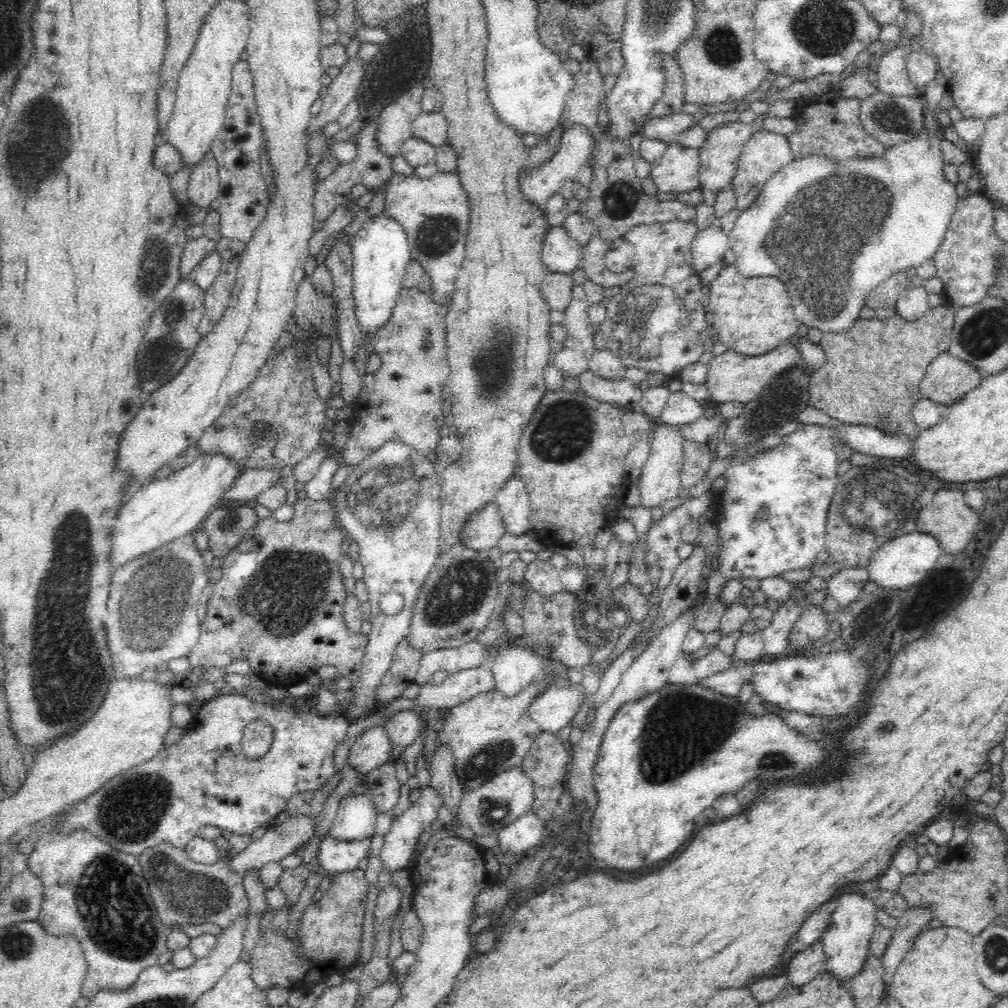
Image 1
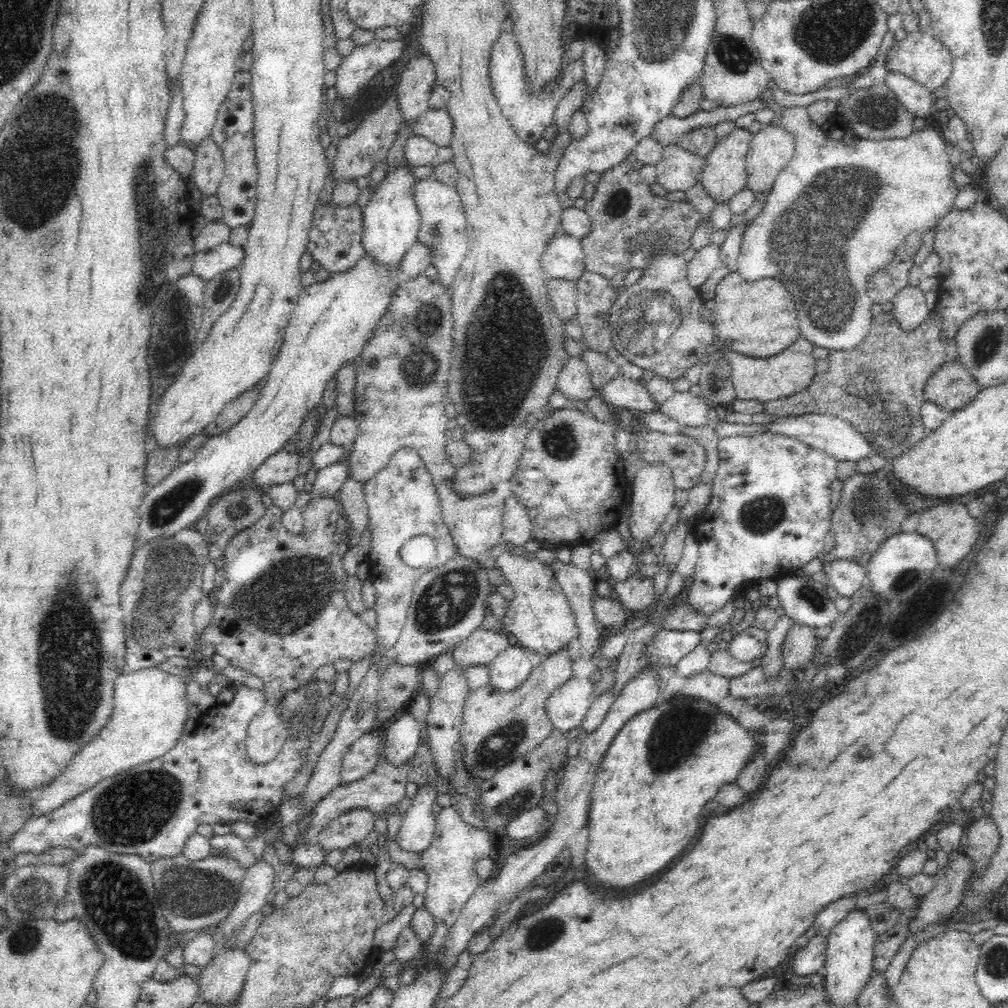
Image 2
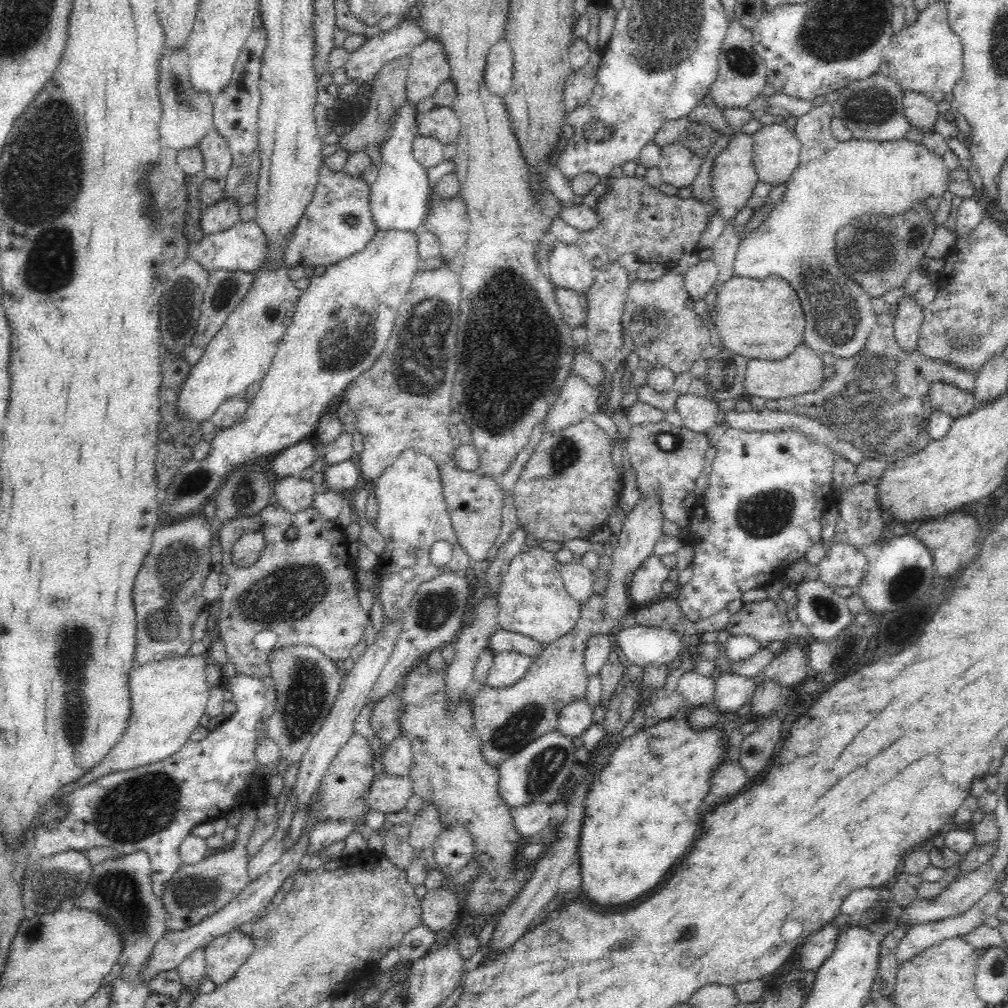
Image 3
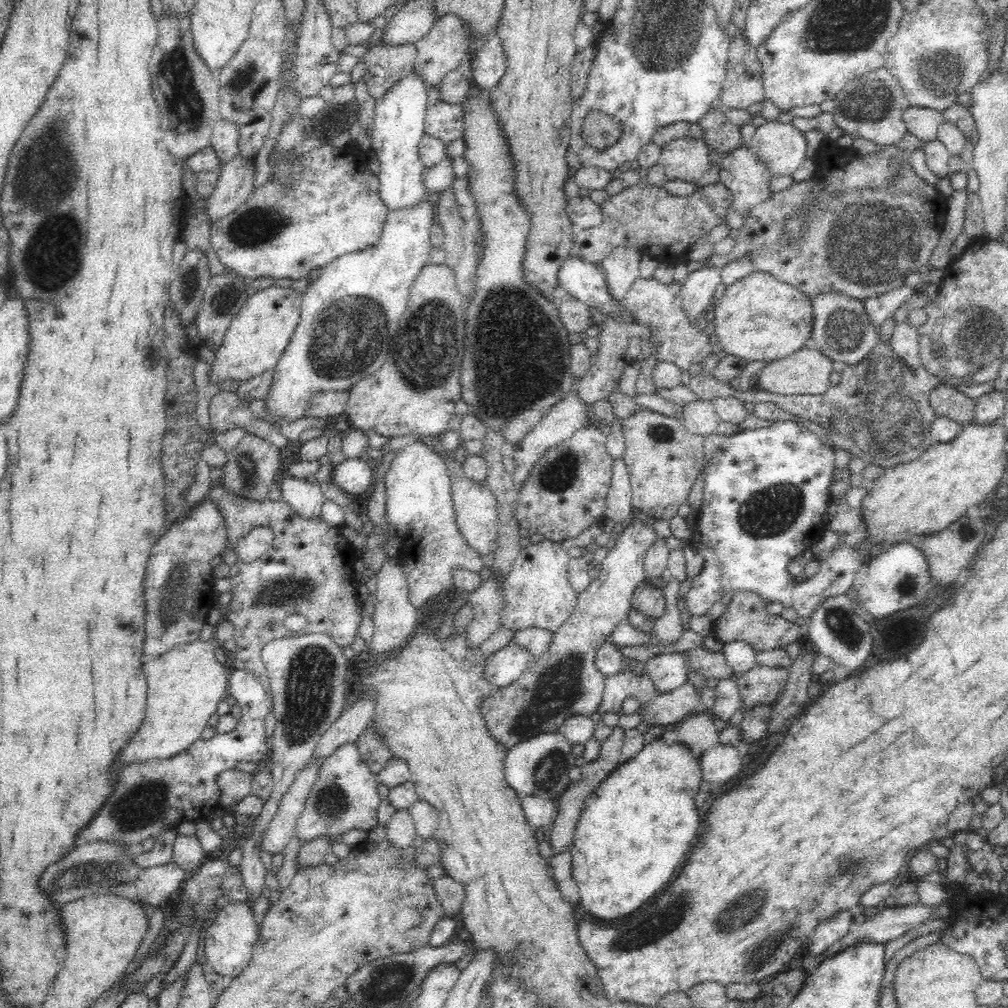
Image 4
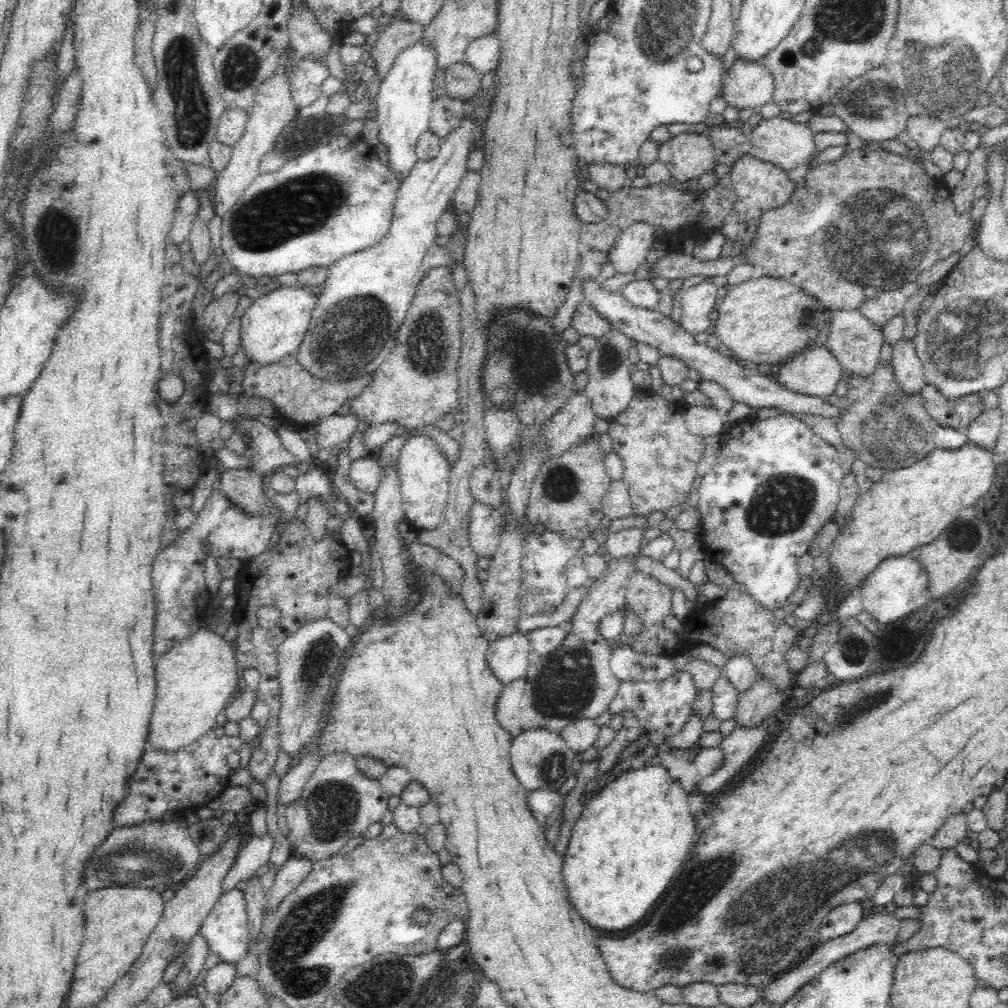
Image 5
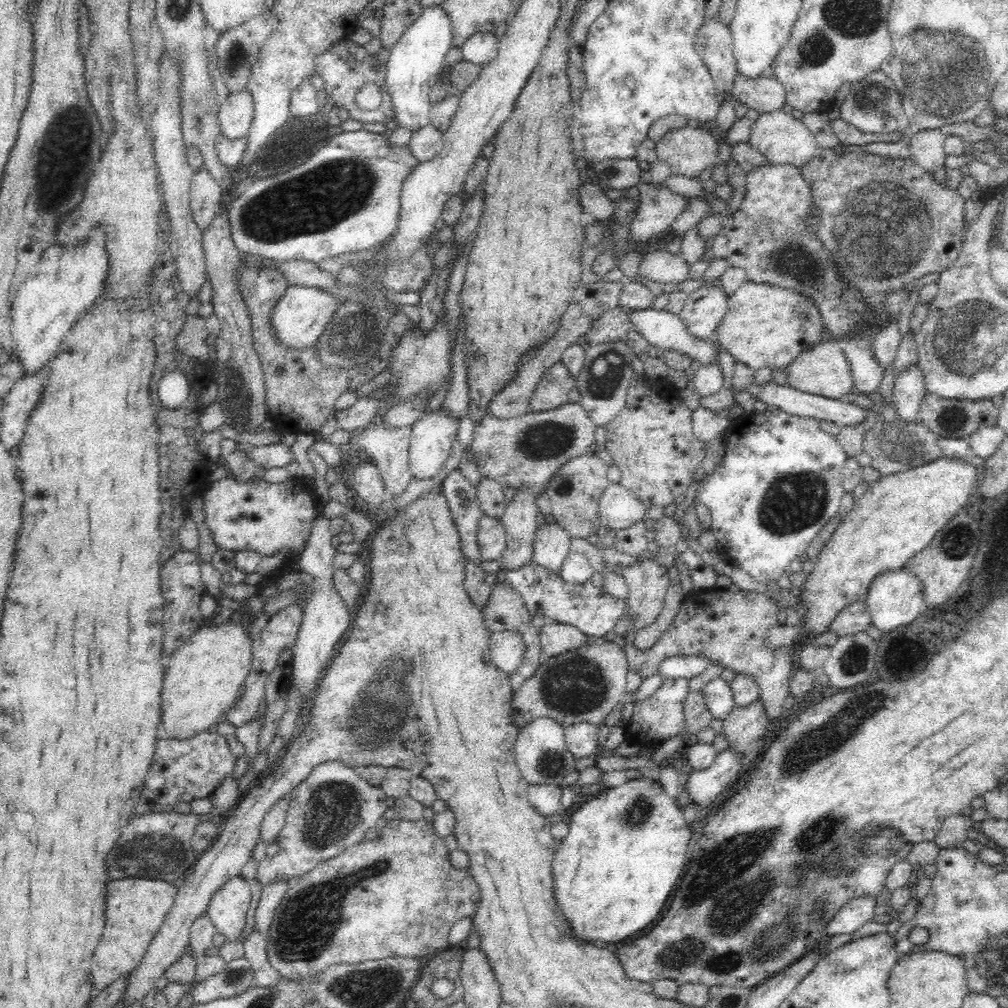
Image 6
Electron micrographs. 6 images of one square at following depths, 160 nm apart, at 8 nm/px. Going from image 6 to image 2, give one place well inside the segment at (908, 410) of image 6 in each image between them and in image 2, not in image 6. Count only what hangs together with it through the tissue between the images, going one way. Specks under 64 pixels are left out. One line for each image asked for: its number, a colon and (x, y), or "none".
2: (910, 309)
3: (909, 315)
4: (905, 339)
5: (908, 369)

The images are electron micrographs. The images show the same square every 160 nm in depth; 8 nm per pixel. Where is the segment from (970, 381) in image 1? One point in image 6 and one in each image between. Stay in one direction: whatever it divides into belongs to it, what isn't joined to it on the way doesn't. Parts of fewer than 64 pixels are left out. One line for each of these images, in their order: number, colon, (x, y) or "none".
2: (951, 386)
3: (945, 396)
4: (946, 401)
5: (959, 413)
6: (949, 418)

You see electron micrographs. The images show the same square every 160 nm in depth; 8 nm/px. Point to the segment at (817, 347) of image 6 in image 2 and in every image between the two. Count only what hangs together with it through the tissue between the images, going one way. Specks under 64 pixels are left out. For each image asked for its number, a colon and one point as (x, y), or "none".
2: (764, 379)
3: (800, 372)
4: (807, 371)
5: (815, 372)

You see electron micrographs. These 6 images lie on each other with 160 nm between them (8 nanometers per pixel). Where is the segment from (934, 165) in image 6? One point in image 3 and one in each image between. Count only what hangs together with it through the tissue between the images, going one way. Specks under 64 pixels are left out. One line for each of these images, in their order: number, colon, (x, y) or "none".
3: (922, 113)
4: (923, 122)
5: (926, 131)

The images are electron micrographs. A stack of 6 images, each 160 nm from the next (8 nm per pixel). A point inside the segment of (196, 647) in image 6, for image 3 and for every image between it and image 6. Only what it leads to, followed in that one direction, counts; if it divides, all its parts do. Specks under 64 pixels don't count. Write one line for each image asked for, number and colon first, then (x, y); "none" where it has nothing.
3: (167, 697)
4: (183, 687)
5: (197, 678)

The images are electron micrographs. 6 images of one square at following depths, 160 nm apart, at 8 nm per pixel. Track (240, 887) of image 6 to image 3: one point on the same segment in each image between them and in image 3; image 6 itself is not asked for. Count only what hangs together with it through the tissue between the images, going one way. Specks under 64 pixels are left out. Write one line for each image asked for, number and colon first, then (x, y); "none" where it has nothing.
3: (224, 955)
4: (230, 942)
5: (225, 929)

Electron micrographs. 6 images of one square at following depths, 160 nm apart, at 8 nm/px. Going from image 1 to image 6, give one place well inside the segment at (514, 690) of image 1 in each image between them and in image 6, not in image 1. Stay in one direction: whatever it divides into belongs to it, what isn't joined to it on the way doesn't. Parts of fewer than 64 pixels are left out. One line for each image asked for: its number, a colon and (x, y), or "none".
2: (508, 671)
3: (509, 667)
4: (503, 667)
5: (507, 658)
6: (507, 648)

